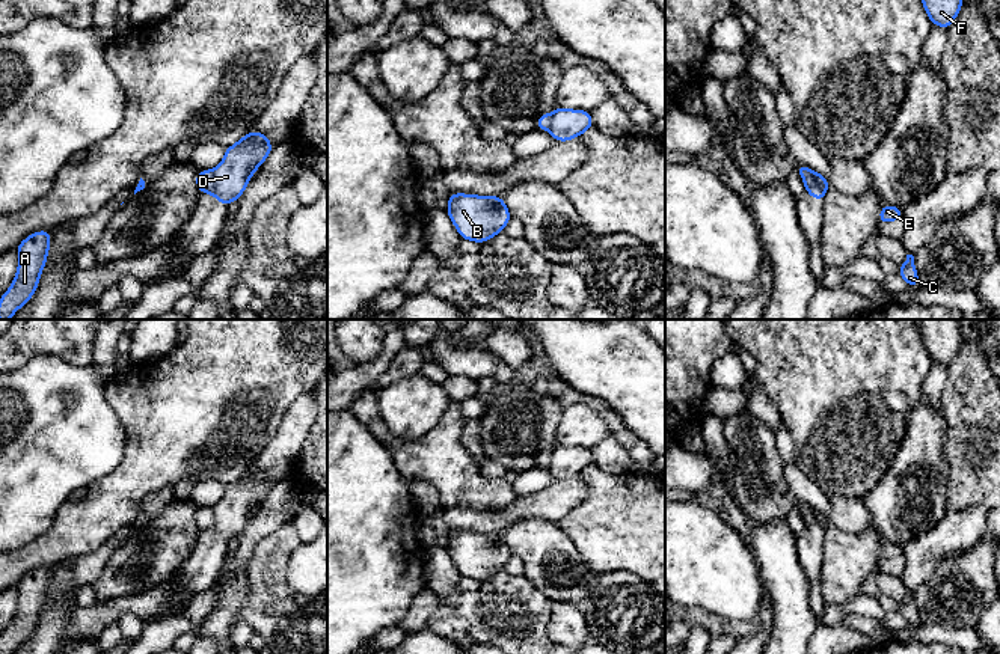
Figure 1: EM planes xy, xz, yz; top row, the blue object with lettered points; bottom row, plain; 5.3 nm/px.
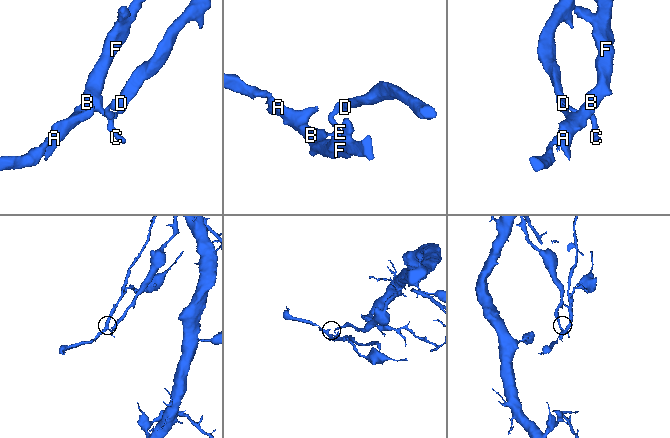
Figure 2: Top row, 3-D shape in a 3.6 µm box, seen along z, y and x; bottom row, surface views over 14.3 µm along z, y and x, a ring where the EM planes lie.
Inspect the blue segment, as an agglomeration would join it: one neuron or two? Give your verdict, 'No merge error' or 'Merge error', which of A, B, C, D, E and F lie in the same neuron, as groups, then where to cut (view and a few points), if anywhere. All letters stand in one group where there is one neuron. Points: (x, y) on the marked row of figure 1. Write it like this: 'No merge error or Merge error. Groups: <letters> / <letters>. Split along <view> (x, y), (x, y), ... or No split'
Merge error. Groups: A B C E F / D. Split along xy (213, 171), (213, 186), (205, 192)

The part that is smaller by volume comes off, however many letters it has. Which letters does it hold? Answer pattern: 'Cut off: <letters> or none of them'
Cut off: A, B, C, E, F

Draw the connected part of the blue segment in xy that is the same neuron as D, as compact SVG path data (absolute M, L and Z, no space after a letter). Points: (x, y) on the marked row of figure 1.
M247 131L241 140L225 149L223 160L213 169L214 185L207 193L213 194L223 206L238 200L252 175L271 151L273 145L265 134Z

